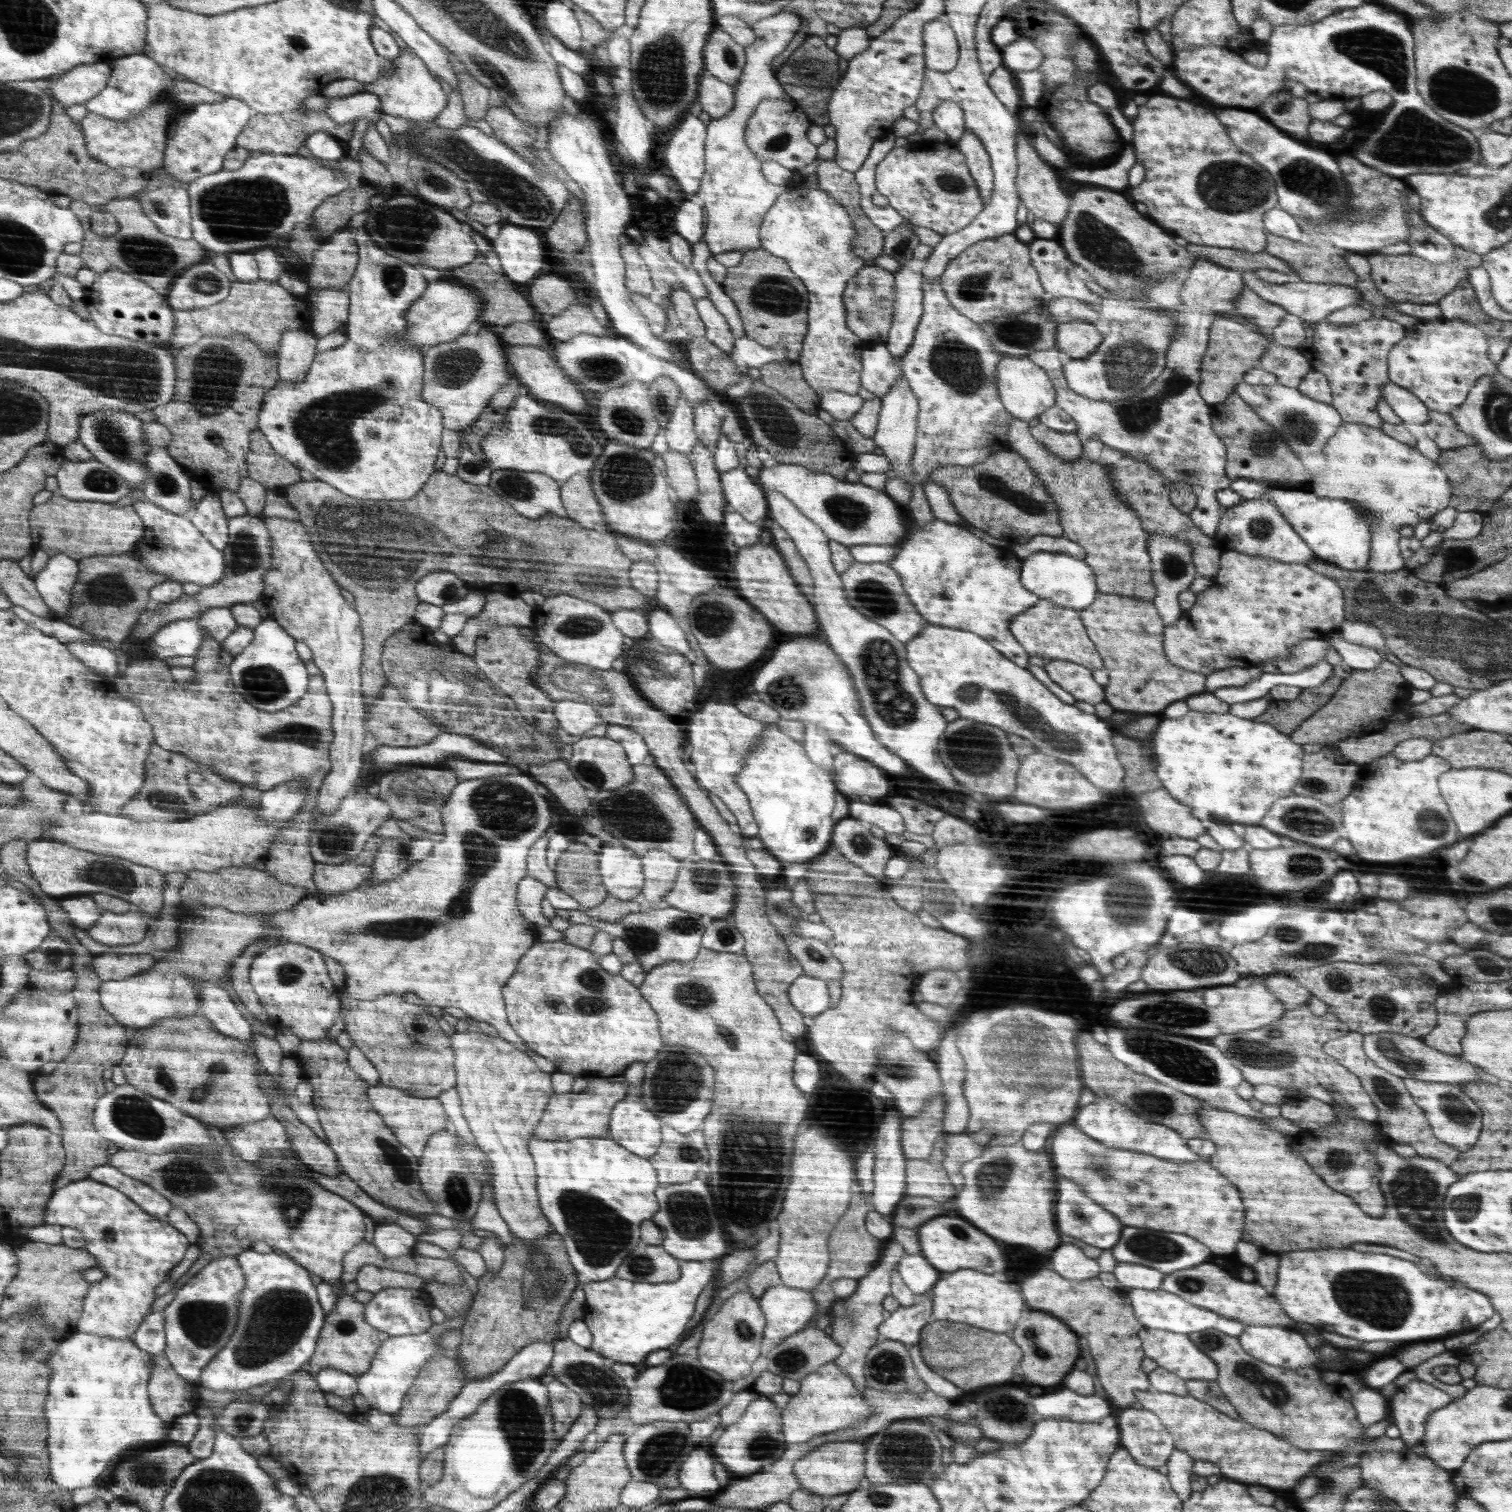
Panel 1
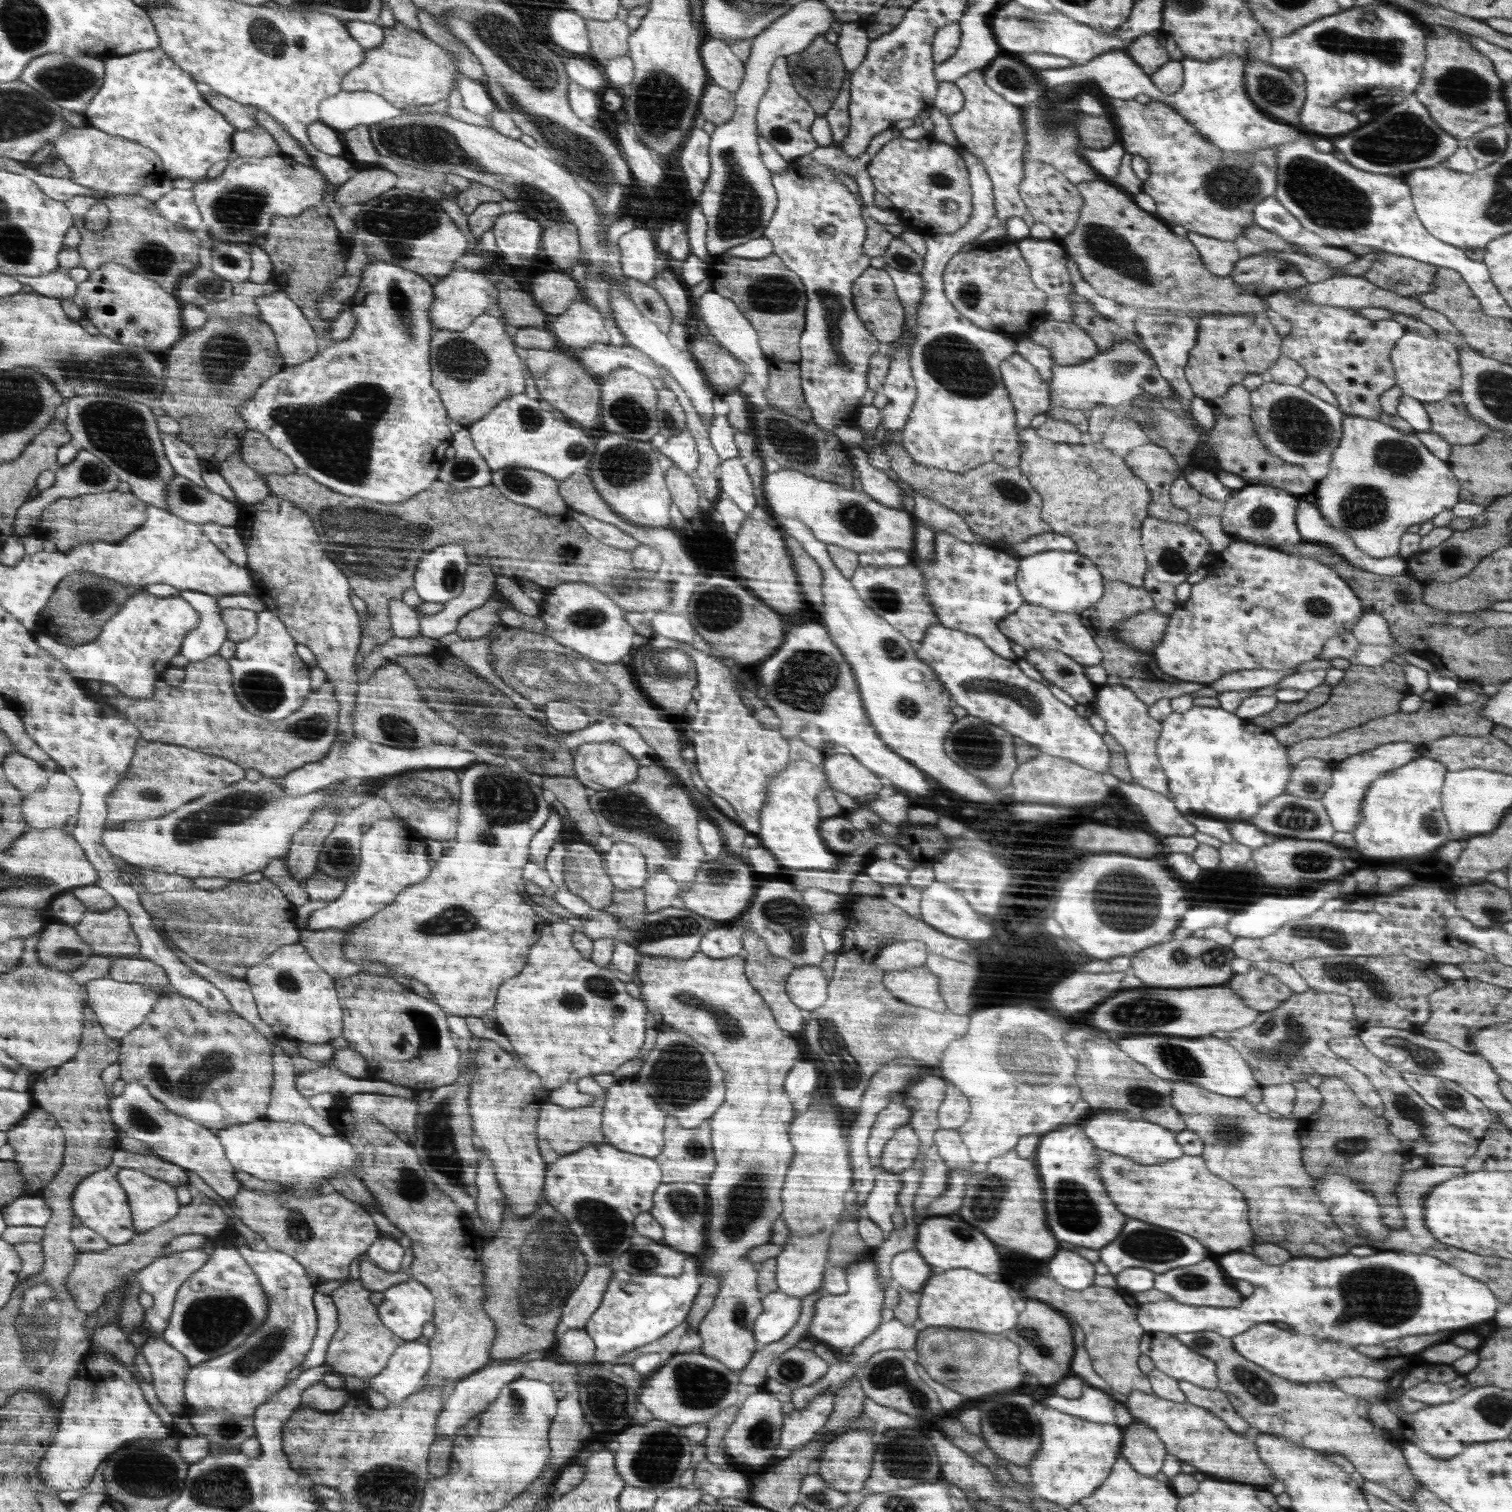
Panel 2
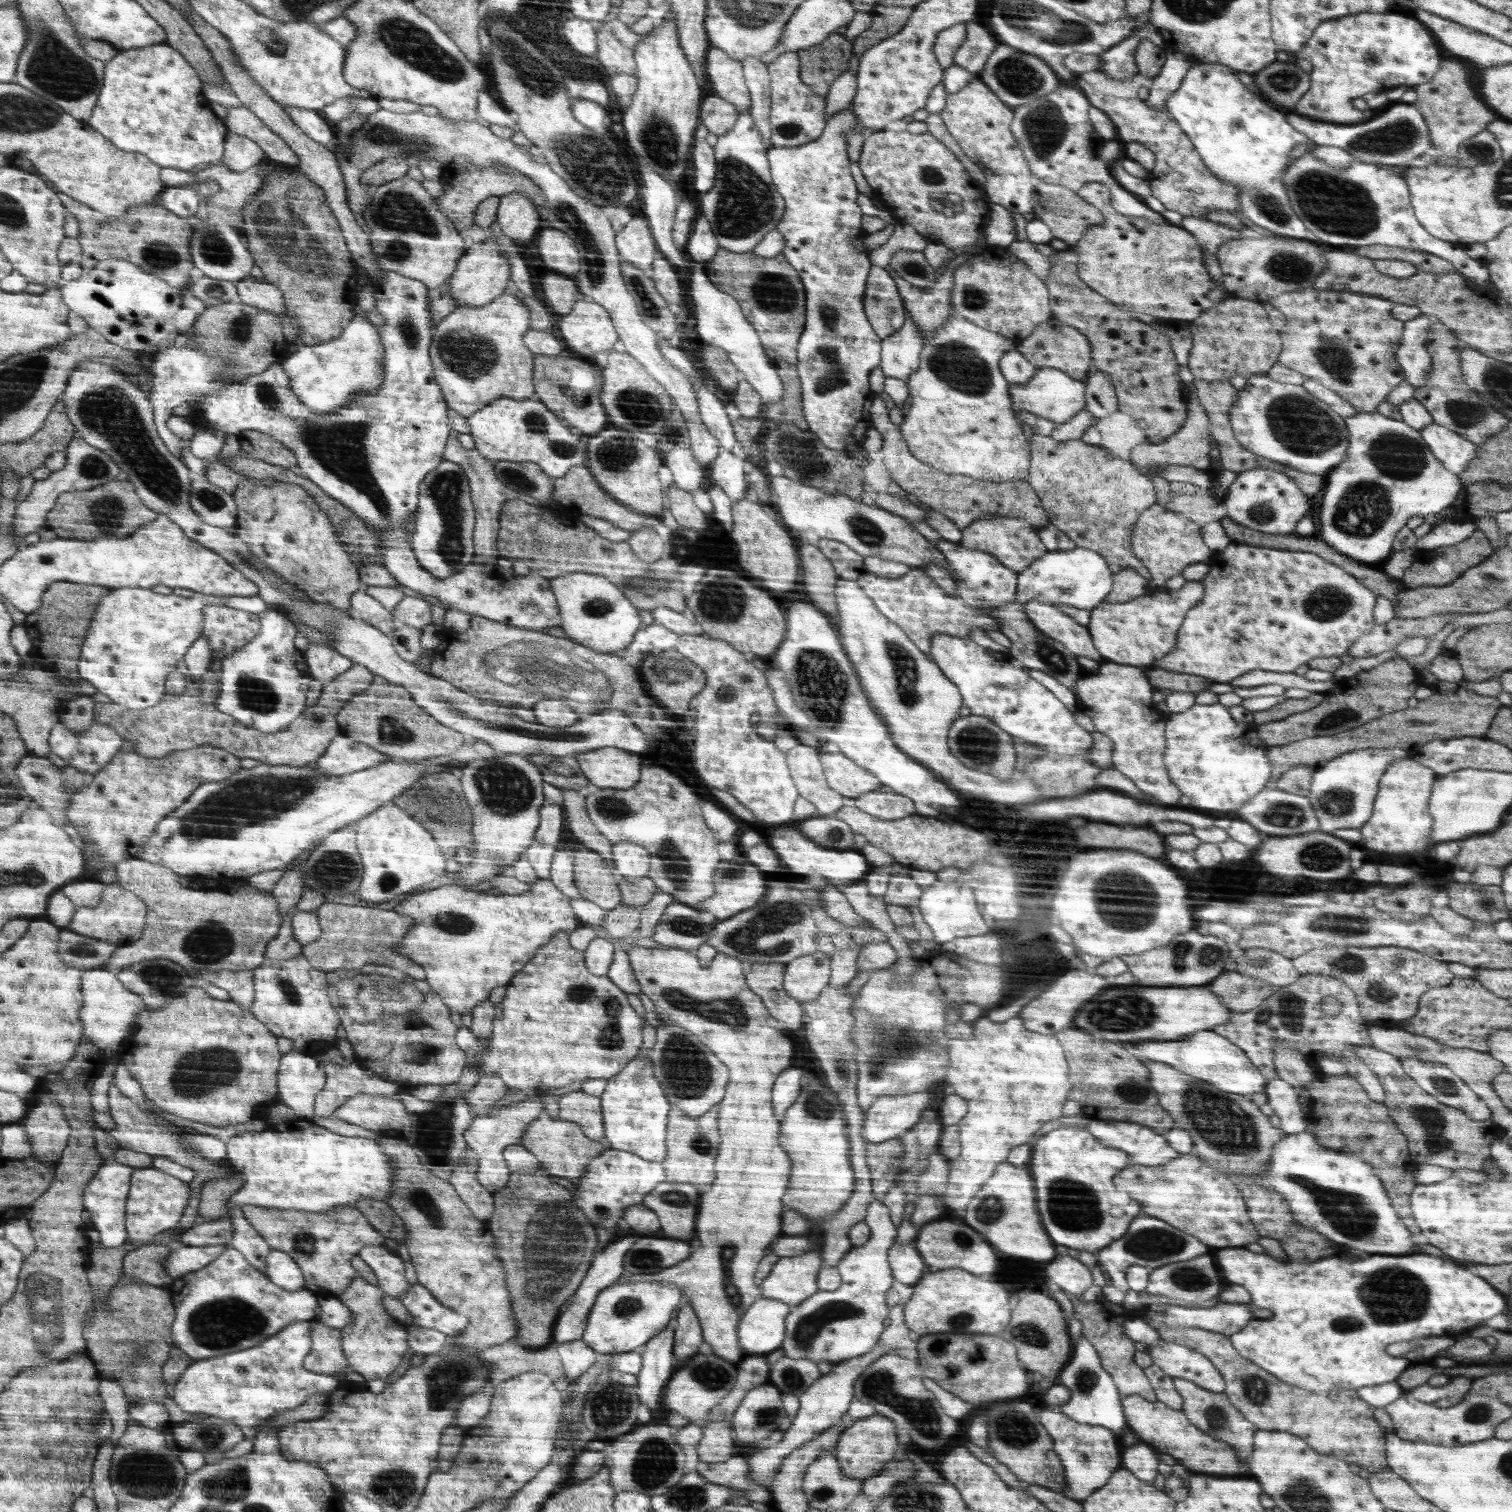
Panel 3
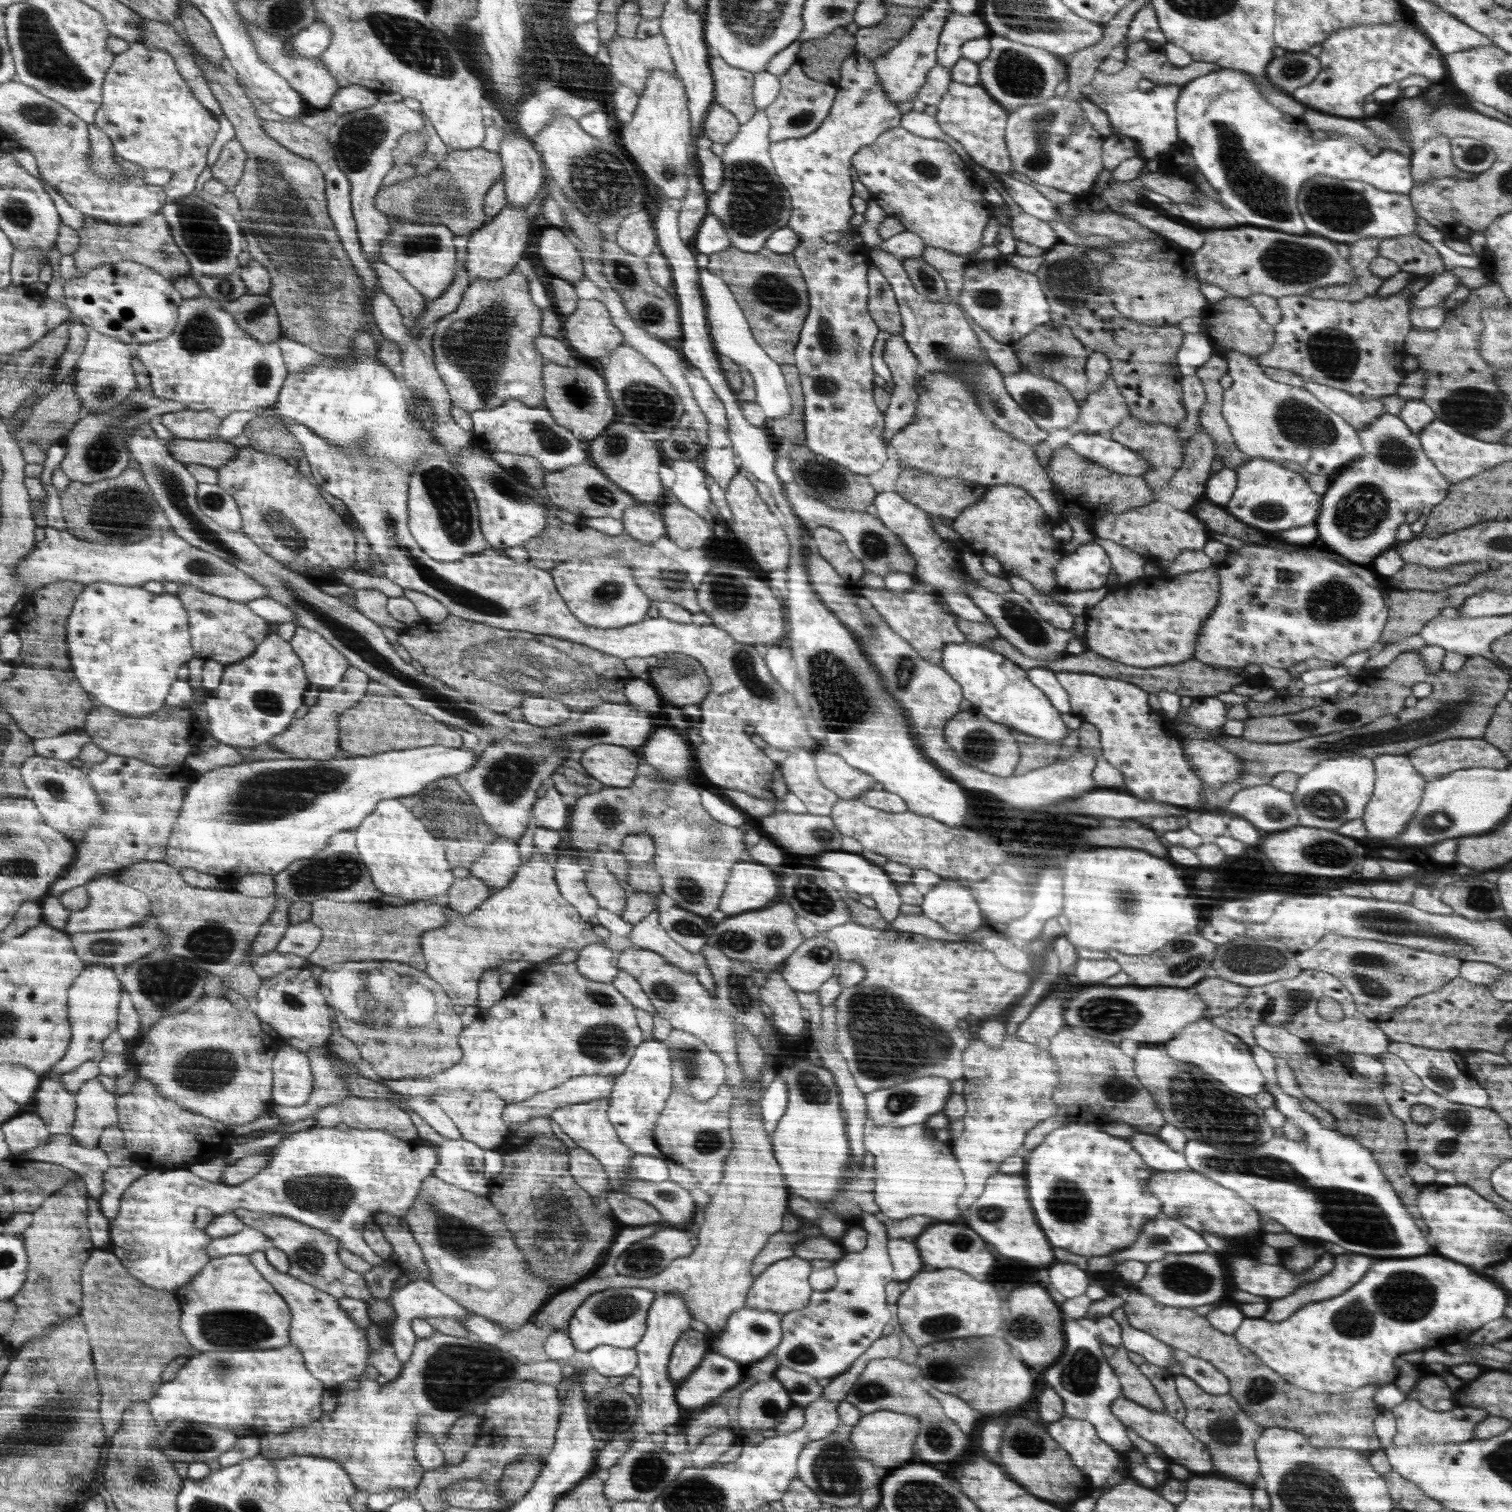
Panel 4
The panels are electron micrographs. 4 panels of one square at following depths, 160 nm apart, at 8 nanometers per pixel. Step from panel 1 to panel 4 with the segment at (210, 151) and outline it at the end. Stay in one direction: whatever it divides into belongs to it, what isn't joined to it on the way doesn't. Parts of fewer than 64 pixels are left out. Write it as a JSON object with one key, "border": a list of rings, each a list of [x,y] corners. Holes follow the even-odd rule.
{"border":[[[134,42],[126,51],[116,54],[96,123],[108,133],[115,152],[124,160],[146,169],[163,168],[171,172],[171,179],[161,186],[168,201],[183,199],[194,190],[198,174],[206,168],[206,152],[220,126],[196,100],[174,56],[141,42]]]}

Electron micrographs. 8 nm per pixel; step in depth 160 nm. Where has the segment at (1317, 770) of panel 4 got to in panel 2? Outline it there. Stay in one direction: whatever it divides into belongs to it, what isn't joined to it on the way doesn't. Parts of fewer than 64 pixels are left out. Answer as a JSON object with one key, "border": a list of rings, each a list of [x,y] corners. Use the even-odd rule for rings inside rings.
{"border":[[[1390,743],[1336,762],[1331,777],[1332,784],[1320,798],[1335,830],[1352,833],[1352,828],[1360,822],[1360,816],[1362,816],[1360,806],[1362,806],[1369,784],[1382,777],[1384,773],[1401,768],[1404,764],[1418,759],[1419,750],[1420,747],[1413,743]]]}

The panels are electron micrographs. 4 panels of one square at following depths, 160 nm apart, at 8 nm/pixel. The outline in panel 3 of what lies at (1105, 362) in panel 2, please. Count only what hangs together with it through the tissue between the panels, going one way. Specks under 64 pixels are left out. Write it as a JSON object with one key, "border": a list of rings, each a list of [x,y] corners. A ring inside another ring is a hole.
{"border":[[[1044,367],[1036,371],[1035,375],[1027,383],[1010,386],[1012,405],[1014,405],[1014,410],[1022,409],[1051,420],[1056,424],[1064,424],[1077,412],[1085,409],[1087,404],[1086,383],[1087,378],[1085,380],[1076,380],[1059,368]]]}

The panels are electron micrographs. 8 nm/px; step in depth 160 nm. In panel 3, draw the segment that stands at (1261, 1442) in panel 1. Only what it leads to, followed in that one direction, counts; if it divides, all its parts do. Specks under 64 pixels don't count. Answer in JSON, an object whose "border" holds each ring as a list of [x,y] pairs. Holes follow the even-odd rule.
{"border":[[[1132,1394],[1121,1399],[1127,1427],[1130,1428],[1140,1441],[1154,1447],[1158,1453],[1170,1454],[1179,1464],[1185,1466],[1193,1474],[1198,1472],[1210,1472],[1210,1474],[1222,1474],[1236,1476],[1248,1476],[1249,1466],[1247,1461],[1241,1462],[1236,1456],[1235,1449],[1216,1440],[1196,1428],[1186,1418],[1182,1410],[1174,1410],[1160,1401],[1148,1402],[1140,1395]]]}

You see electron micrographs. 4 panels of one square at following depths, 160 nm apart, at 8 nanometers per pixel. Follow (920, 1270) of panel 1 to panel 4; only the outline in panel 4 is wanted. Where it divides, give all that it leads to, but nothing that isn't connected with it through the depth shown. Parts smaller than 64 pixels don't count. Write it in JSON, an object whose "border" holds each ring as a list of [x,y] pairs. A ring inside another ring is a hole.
{"border":[[[892,1240],[892,1244],[888,1244],[888,1252],[892,1254],[896,1281],[909,1281],[924,1268],[918,1248],[908,1240]]]}

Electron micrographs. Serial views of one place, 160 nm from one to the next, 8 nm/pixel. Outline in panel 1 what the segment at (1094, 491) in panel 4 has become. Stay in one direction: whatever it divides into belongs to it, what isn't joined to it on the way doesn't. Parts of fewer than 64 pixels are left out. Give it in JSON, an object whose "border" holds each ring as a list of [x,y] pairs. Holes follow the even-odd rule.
{"border":[[[1014,418],[1009,424],[1008,440],[1011,450],[1020,453],[1030,461],[1030,467],[1043,481],[1046,492],[1058,507],[1060,526],[1063,535],[1076,542],[1086,551],[1084,562],[1092,567],[1096,577],[1097,590],[1104,594],[1117,594],[1153,602],[1156,587],[1152,582],[1152,569],[1149,552],[1147,551],[1147,532],[1143,529],[1140,517],[1120,497],[1111,481],[1109,465],[1098,461],[1086,460],[1080,456],[1071,461],[1050,452],[1031,432],[1032,423]]]}

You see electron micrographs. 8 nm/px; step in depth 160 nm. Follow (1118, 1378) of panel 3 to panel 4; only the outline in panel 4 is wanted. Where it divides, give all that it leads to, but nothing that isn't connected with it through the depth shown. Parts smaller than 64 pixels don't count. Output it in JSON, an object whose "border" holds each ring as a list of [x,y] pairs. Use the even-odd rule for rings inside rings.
{"border":[[[1103,1344],[1103,1353],[1107,1364],[1119,1378],[1122,1396],[1152,1412],[1165,1412],[1164,1403],[1149,1377],[1138,1369],[1138,1365],[1147,1362],[1143,1356],[1126,1350],[1121,1344]]]}

